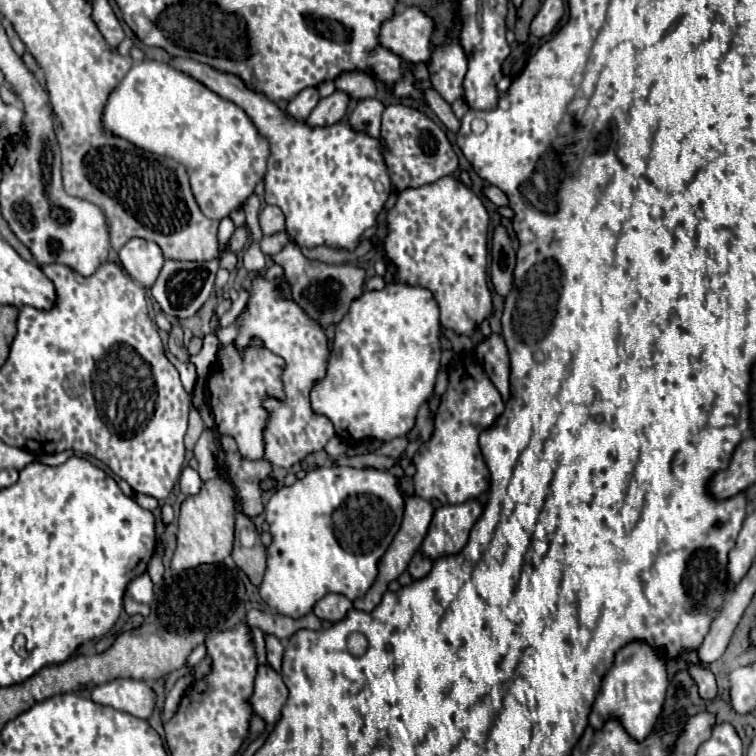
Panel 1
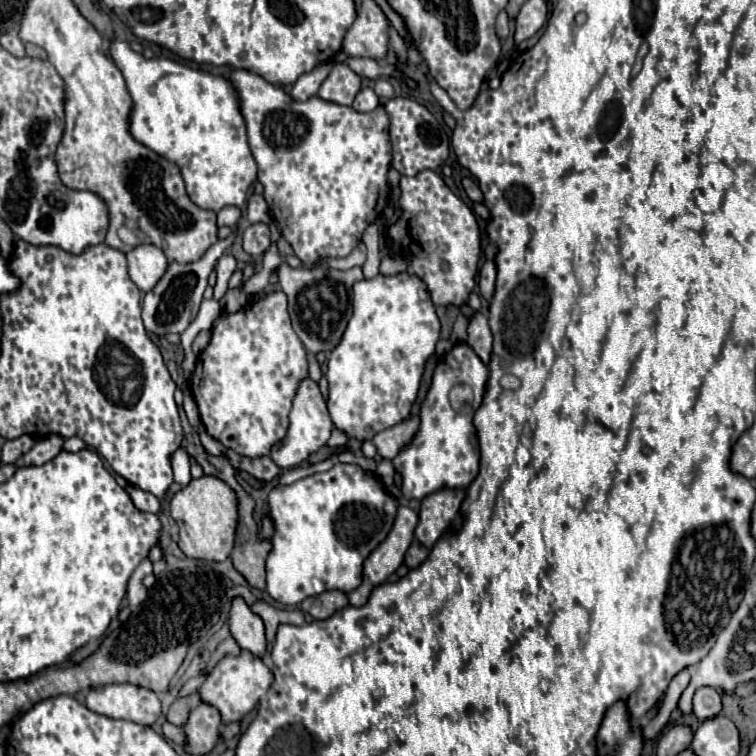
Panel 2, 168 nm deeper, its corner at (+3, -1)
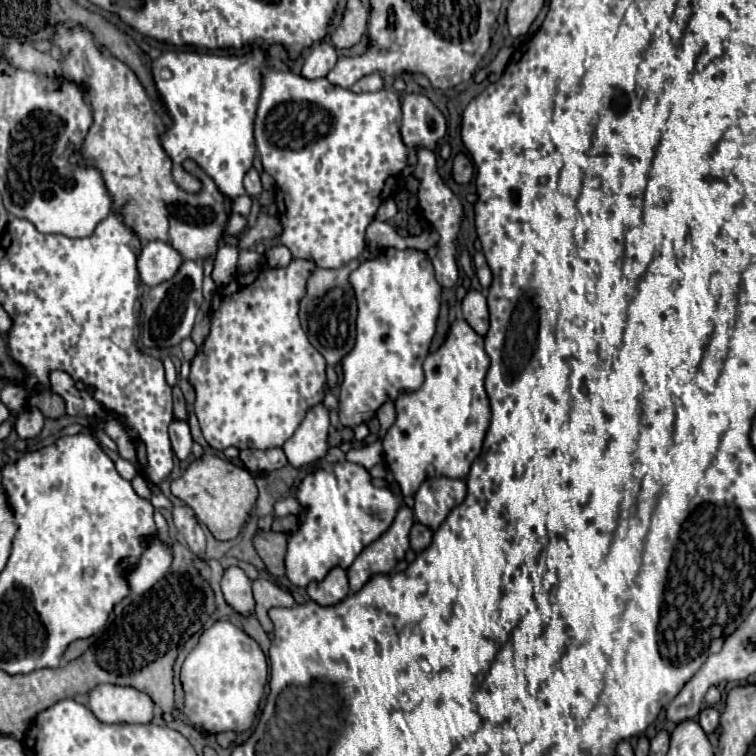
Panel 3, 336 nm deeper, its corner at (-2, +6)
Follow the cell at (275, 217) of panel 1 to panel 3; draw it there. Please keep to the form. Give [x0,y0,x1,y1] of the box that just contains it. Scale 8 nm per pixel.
[244,168,262,198]

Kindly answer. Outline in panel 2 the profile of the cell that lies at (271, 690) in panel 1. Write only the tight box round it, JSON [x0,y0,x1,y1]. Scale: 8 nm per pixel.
[199,651,273,725]

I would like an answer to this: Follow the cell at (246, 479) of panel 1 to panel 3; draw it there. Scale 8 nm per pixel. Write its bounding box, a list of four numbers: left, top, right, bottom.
[240,448,288,472]

